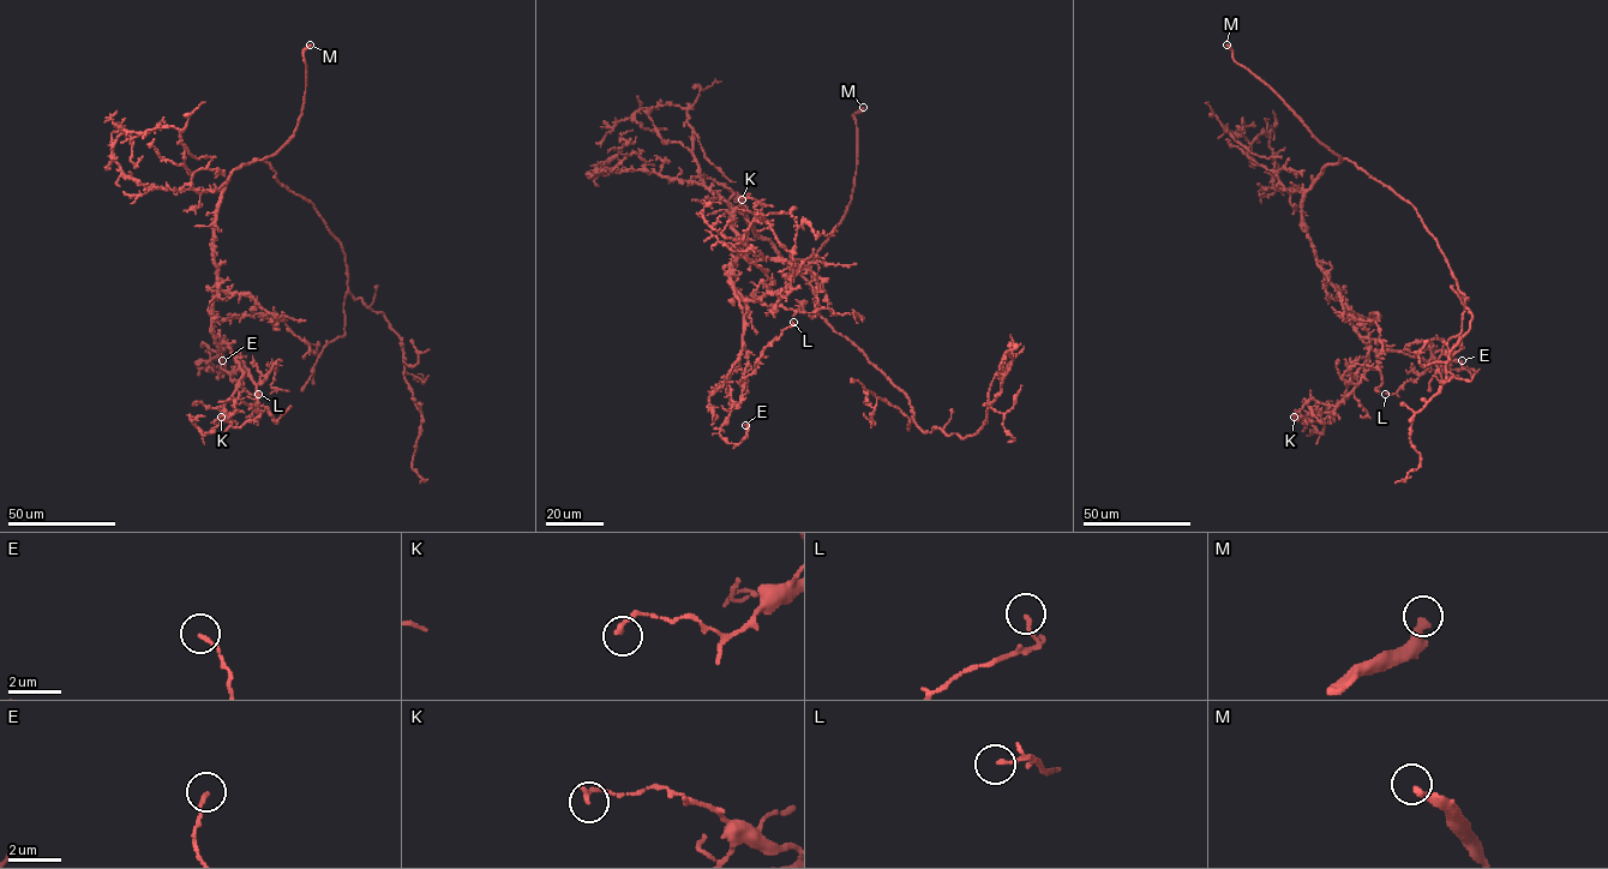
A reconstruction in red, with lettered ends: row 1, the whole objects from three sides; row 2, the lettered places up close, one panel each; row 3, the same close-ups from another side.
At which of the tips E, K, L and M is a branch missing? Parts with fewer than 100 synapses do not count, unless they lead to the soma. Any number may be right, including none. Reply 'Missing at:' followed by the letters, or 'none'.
Missing at: M

